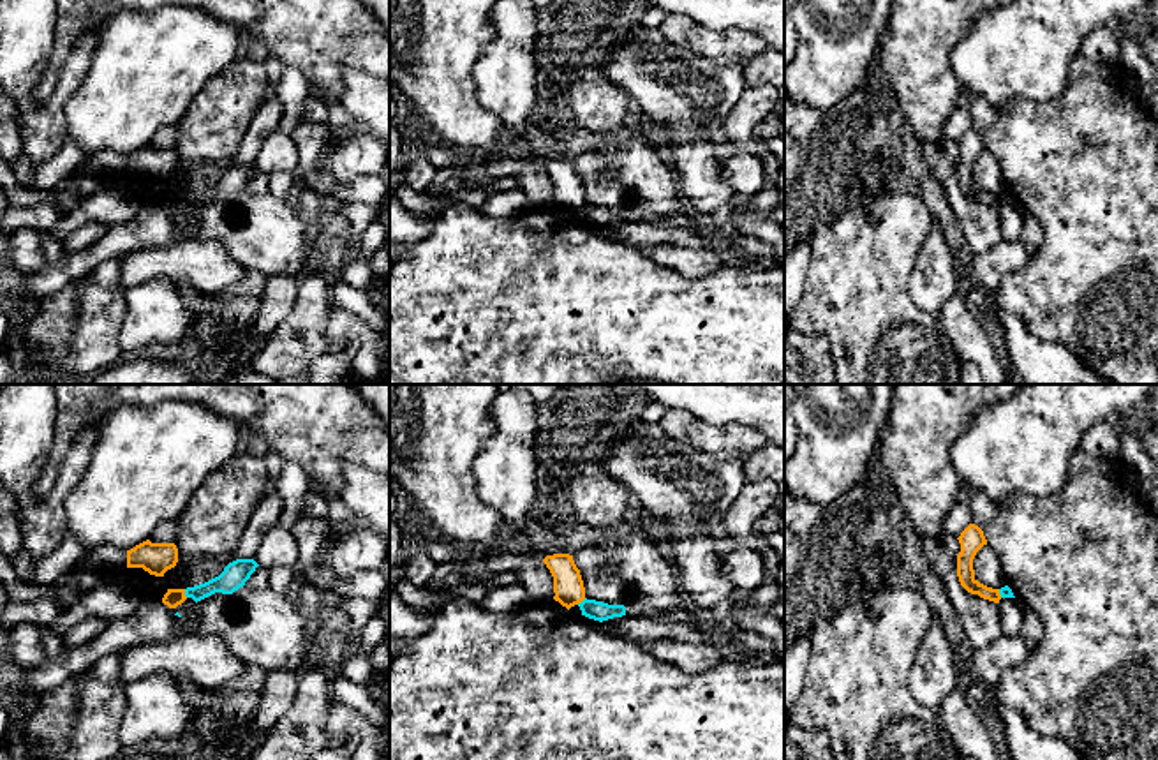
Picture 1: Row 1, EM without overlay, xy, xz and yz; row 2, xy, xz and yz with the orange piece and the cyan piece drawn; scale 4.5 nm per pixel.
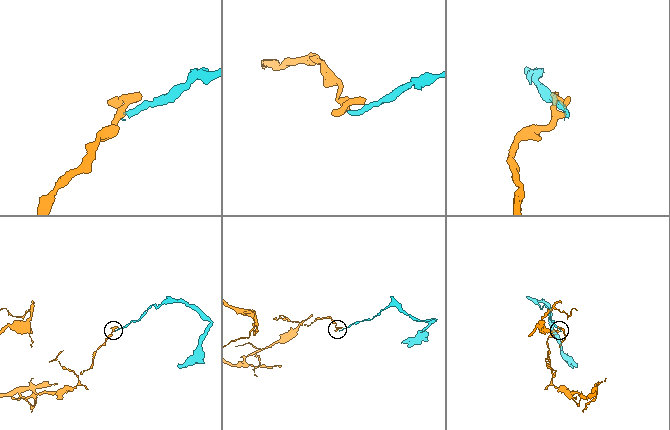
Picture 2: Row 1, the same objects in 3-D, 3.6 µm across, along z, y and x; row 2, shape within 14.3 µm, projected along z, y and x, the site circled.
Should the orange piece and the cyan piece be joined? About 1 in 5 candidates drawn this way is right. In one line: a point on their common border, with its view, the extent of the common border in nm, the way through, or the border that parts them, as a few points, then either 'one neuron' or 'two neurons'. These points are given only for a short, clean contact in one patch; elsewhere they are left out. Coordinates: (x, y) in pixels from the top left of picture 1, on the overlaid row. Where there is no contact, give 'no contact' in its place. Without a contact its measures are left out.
contact xy (184, 593); length 40 nm; border xy (184, 589), (187, 596); two neurons

